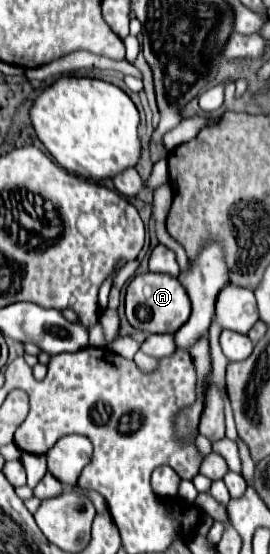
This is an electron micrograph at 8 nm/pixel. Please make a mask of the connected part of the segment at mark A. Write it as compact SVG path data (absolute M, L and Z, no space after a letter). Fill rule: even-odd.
M143 273L129 283L125 309L127 321L135 329L147 333L175 333L191 315L191 299L187 299L187 289L177 277L165 273Z

